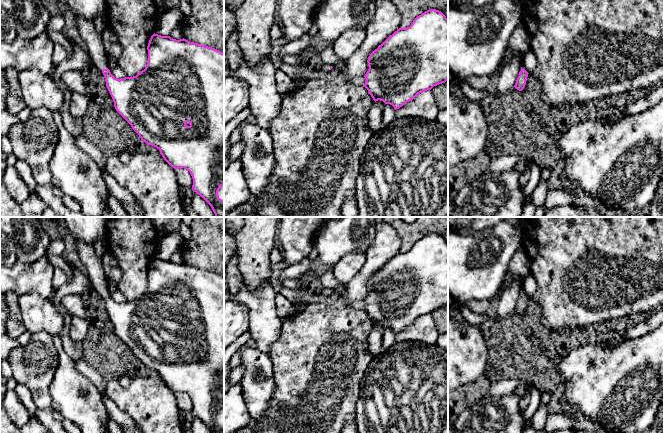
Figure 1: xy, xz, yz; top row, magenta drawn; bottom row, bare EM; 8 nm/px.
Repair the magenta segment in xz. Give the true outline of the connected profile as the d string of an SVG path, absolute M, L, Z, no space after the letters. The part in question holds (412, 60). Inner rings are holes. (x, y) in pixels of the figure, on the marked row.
M430 9L417 16L407 28L399 28L368 57L369 69L363 85L373 100L390 104L395 110L413 100L418 94L431 90L448 80L448 19L439 10Z

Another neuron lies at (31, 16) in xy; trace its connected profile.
M0 0L16 21L17 37L32 40L45 32L51 15L41 0Z

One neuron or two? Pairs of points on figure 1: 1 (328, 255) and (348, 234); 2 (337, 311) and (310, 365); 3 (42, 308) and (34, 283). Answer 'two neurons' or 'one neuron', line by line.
1: one neuron
2: one neuron
3: two neurons

